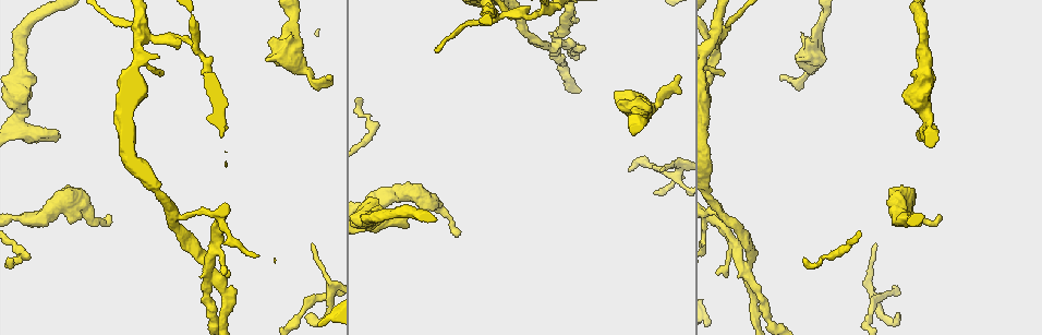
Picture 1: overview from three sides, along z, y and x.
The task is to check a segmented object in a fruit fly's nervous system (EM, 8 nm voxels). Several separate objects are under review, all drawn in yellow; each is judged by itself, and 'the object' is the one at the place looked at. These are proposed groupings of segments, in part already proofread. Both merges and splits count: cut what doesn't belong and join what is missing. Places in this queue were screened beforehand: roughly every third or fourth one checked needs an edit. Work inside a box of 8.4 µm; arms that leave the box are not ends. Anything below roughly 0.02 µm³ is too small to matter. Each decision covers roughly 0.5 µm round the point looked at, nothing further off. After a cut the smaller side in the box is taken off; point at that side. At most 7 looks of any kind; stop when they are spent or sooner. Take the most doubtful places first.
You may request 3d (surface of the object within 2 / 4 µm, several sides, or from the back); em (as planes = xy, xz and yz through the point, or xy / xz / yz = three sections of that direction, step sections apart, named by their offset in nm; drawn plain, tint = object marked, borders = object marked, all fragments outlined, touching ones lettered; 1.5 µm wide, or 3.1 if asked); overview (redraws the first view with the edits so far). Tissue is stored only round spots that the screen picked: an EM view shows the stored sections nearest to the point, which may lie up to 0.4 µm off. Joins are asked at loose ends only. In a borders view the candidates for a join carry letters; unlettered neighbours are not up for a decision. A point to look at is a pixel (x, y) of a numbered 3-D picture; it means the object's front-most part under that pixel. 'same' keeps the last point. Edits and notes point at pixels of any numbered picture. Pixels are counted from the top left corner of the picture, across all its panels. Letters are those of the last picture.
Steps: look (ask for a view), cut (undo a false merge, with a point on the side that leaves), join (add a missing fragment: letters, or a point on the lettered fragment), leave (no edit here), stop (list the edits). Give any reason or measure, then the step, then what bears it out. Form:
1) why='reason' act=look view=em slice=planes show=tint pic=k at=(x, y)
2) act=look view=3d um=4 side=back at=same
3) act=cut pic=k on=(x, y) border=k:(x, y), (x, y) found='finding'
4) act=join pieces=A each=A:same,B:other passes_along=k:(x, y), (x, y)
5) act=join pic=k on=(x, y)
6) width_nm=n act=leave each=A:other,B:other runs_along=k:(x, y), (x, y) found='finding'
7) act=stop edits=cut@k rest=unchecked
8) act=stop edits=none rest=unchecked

why='an open end' act=look view=em slice=xy step=4 show=tint pic=1 at=(407, 225)

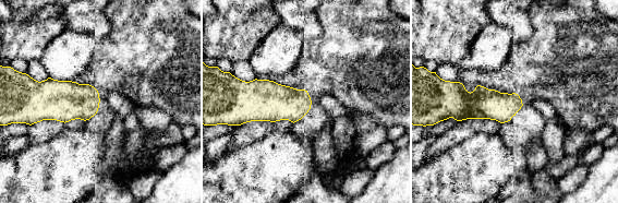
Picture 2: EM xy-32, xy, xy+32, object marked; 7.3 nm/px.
why='another direction' act=look view=em slice=planes show=borders at=same

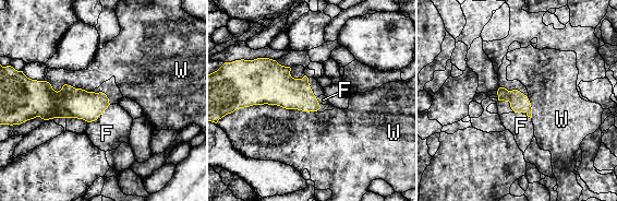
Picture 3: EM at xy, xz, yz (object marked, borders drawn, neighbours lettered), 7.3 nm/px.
act=join pieces=F each=F:same,W:other found='the cell continues'

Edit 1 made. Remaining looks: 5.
why='free end' act=look view=em slice=yz step=4 show=borders pic=1 at=(662, 170)

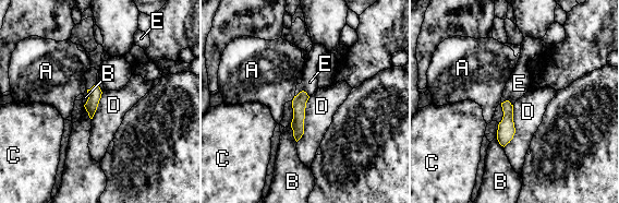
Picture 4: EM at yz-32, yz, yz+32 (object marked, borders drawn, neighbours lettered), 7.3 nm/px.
act=leave each=A:other,B:other,C:other,D:other,E:other border=4:(310, 96), (304, 133), (296, 141) found='no lettered fragment goes on from it'

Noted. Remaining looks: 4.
act=look view=3d um=4 pic=1 at=(717, 36)

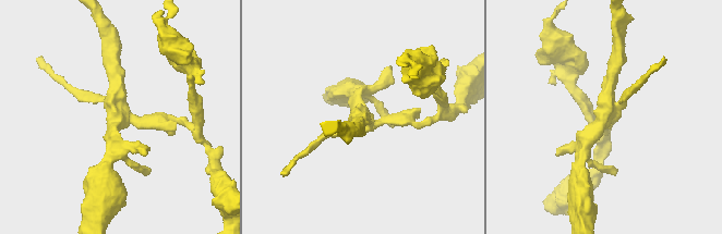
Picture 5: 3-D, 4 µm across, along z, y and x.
act=look view=em slice=xz step=8 show=tint pic=5 at=(606, 115)

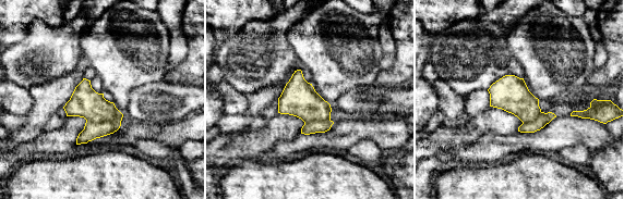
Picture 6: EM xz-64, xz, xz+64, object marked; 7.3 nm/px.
act=look view=em slice=planes show=borders at=same

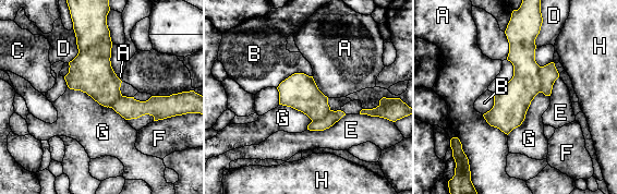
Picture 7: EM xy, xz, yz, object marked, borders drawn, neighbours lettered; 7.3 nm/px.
longest_contact=G:500nm act=cut pic=7 on=(548, 73) each=A:other,B:other,C:other,D:other,E:other,F:other,G:other,H:other border=7:(541, 67), (540, 92) found='a second cell is stuck on'

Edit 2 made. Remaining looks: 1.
act=stop edits=join@3,cut@7 rest=unchecked

